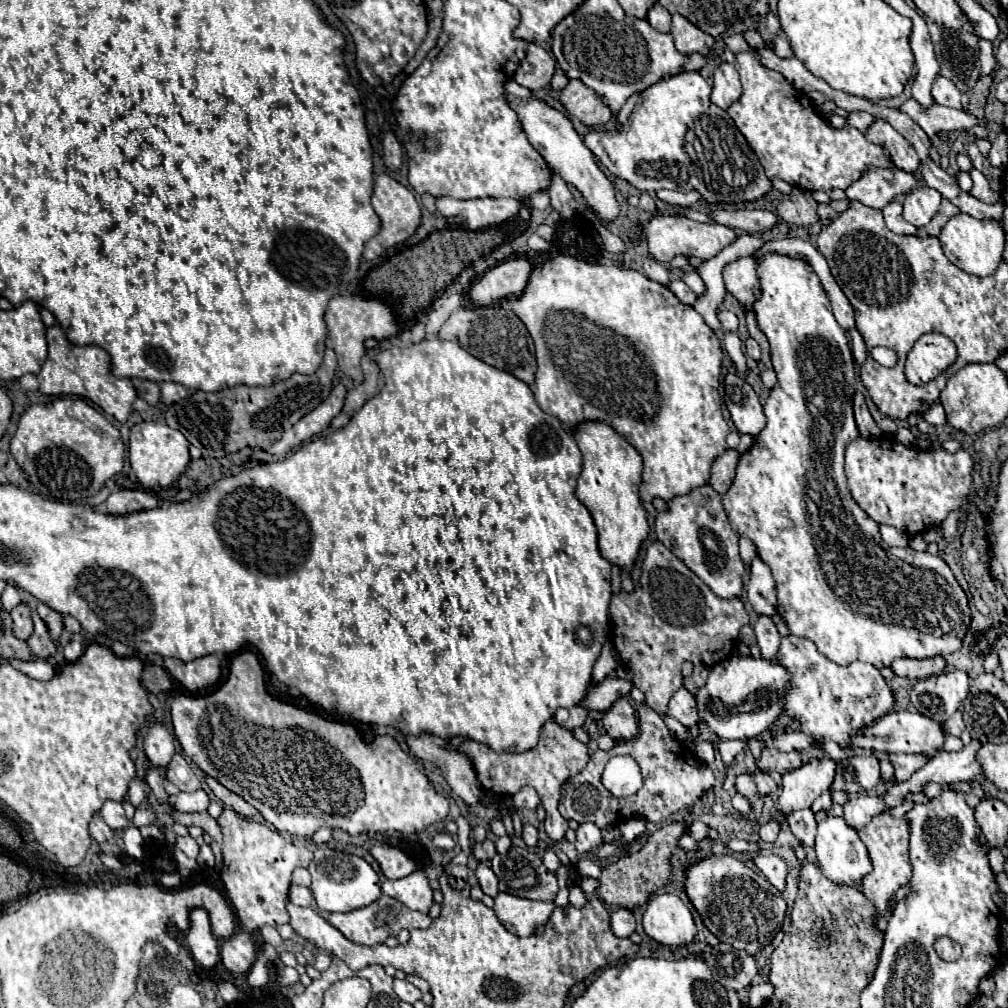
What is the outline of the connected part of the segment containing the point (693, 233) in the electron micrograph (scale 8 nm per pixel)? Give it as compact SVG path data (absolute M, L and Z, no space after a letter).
M668 215L668 217L652 217L644 223L638 223L632 229L630 241L638 243L640 239L644 239L646 251L652 259L656 259L660 263L668 263L676 255L698 257L702 261L712 259L716 253L720 253L722 249L734 243L738 239L738 235L734 233L732 227L726 227L726 225L698 223L698 221L692 221L688 217L682 217L682 215Z

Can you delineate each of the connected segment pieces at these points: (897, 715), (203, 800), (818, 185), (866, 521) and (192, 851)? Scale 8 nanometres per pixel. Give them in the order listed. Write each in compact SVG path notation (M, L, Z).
M890 711L888 715L872 721L872 725L866 725L852 737L850 745L844 745L844 749L874 749L874 751L884 751L884 753L924 753L924 755L934 755L944 743L944 733L942 725L934 723L932 719L920 715L920 713L908 713L908 711Z
M198 789L192 793L178 793L178 795L170 797L168 803L172 805L172 809L176 809L180 813L194 813L194 811L204 811L208 807L210 799L204 789Z
M756 51L736 53L734 67L740 73L744 93L728 107L728 115L746 137L768 177L778 177L806 191L830 193L832 189L848 189L852 181L858 181L870 169L894 169L884 145L868 141L862 131L848 123L842 129L832 127L782 73L764 67Z
M768 253L768 255L760 257L758 263L756 263L756 271L758 271L758 279L760 279L764 299L758 299L754 303L754 311L756 311L758 327L768 337L770 351L772 351L772 365L774 365L774 371L778 375L778 383L770 391L766 405L764 405L764 413L766 413L766 419L768 419L766 427L756 437L756 443L740 457L736 479L734 479L732 487L728 489L728 493L722 495L722 505L724 505L724 509L730 517L732 527L740 535L746 535L754 541L758 555L772 569L772 577L776 581L776 591L778 591L778 605L776 605L778 615L786 621L792 635L814 641L818 651L838 665L848 665L852 661L866 661L866 663L872 663L874 667L880 669L880 667L890 667L890 663L898 657L926 659L926 657L936 657L936 655L944 657L948 653L956 653L962 647L962 639L964 639L964 635L970 627L970 609L968 609L968 599L966 599L962 587L958 585L956 577L952 575L950 567L938 555L920 553L912 547L900 549L900 547L886 545L880 537L878 523L872 521L850 495L846 475L844 475L844 447L860 435L858 429L856 429L856 423L854 423L854 415L852 415L852 395L856 391L856 387L854 387L854 383L856 383L854 357L852 357L852 351L850 351L848 333L840 327L840 323L832 315L830 299L828 299L826 291L822 289L818 275L812 271L812 267L806 261L792 259L792 257L780 255L780 253Z
M186 835L186 837L178 837L176 839L176 845L178 845L178 849L180 851L184 851L188 857L198 857L198 851L200 851L200 847L198 847L198 843L190 837L190 835Z

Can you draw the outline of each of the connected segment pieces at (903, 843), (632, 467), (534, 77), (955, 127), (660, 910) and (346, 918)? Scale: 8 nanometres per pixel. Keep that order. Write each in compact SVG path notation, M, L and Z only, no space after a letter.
M880 813L880 815L872 817L872 821L864 829L858 831L858 835L864 841L864 845L870 853L872 865L874 865L872 873L862 877L860 887L862 887L864 897L868 897L868 901L876 907L876 919L880 919L886 915L886 911L894 903L896 891L902 885L910 883L910 879L912 879L912 869L910 869L910 861L908 861L908 823L904 823L896 817L890 817L886 813Z
M582 421L574 427L574 439L582 451L584 463L576 485L576 497L590 511L598 529L598 547L610 563L630 569L642 541L648 537L646 511L638 497L642 477L642 457L616 429L602 421Z
M530 43L524 61L520 61L514 73L514 81L530 91L538 91L550 83L554 71L556 71L556 59L540 45Z
M908 99L906 103L902 103L900 109L908 113L928 135L934 135L936 131L964 131L978 125L986 127L974 115L944 107L944 105L936 105L936 107L930 107L928 111L922 111L914 99Z
M656 895L642 917L642 925L648 937L668 947L690 945L696 935L692 913L686 909L682 899L674 895Z
M382 895L378 901L374 901L372 905L364 907L364 909L354 909L350 913L330 913L326 917L326 921L330 925L334 925L344 937L348 937L352 943L356 945L380 945L384 943L390 935L398 935L400 929L428 929L432 925L432 917L428 913L420 913L420 911L412 911L406 905L402 905L400 901Z

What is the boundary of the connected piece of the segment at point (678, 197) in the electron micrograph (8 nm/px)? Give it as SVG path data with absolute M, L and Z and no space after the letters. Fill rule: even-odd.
M662 189L662 191L658 191L658 197L660 197L660 201L664 201L668 205L676 205L676 207L690 207L690 205L694 205L694 203L700 201L700 193L698 191L682 193L682 191Z

